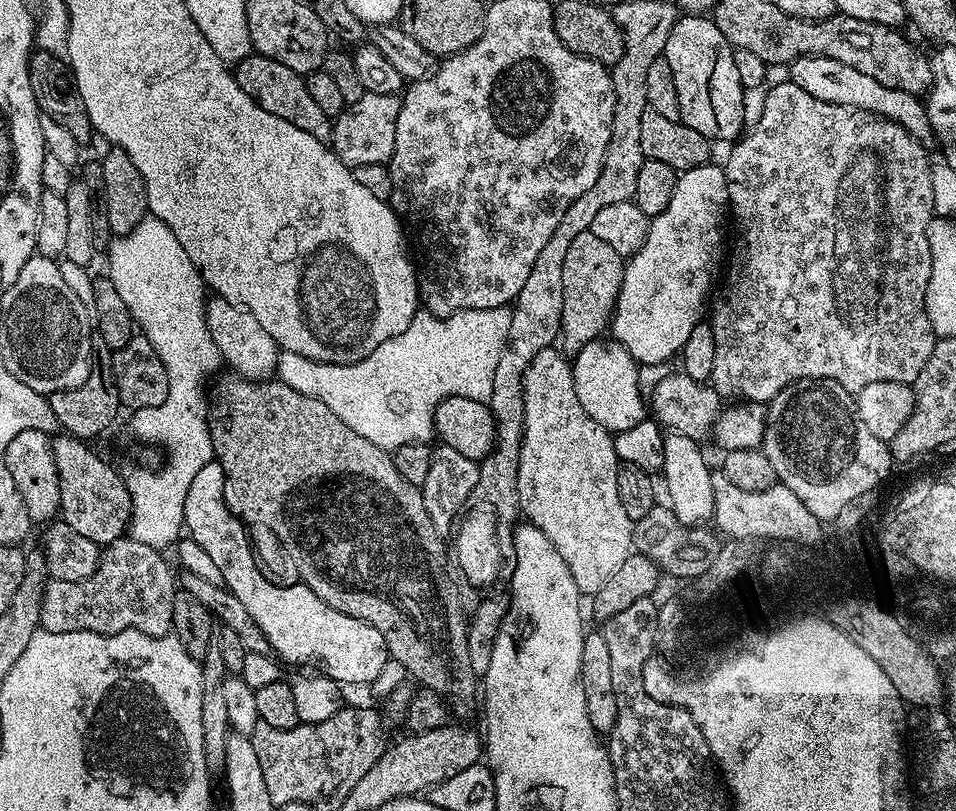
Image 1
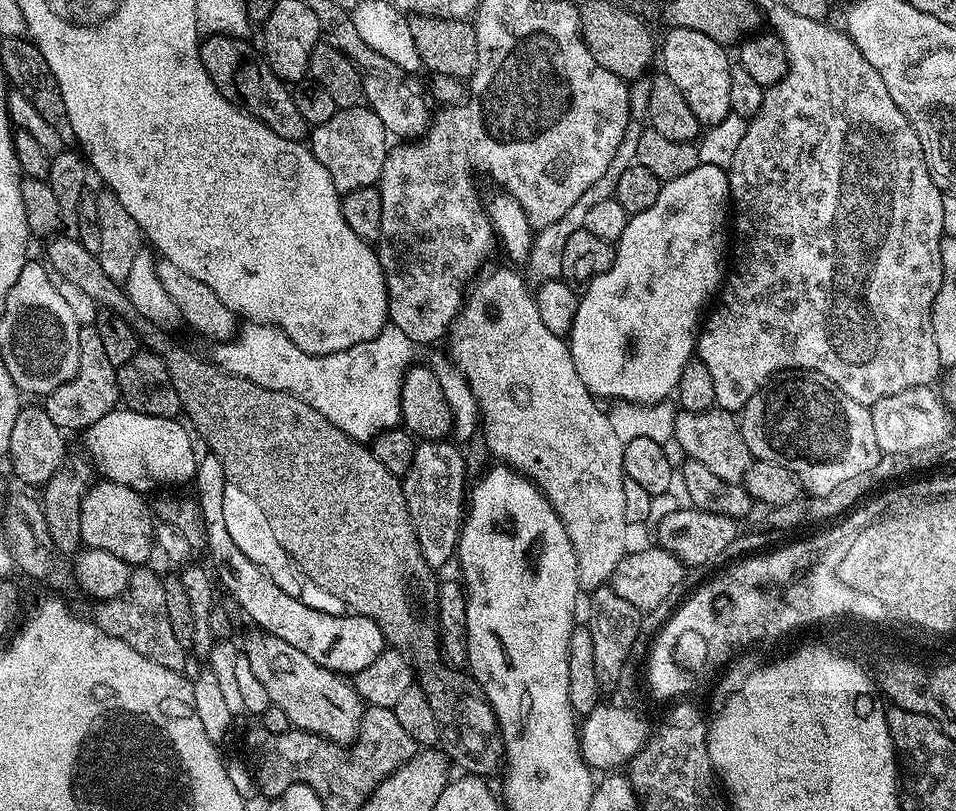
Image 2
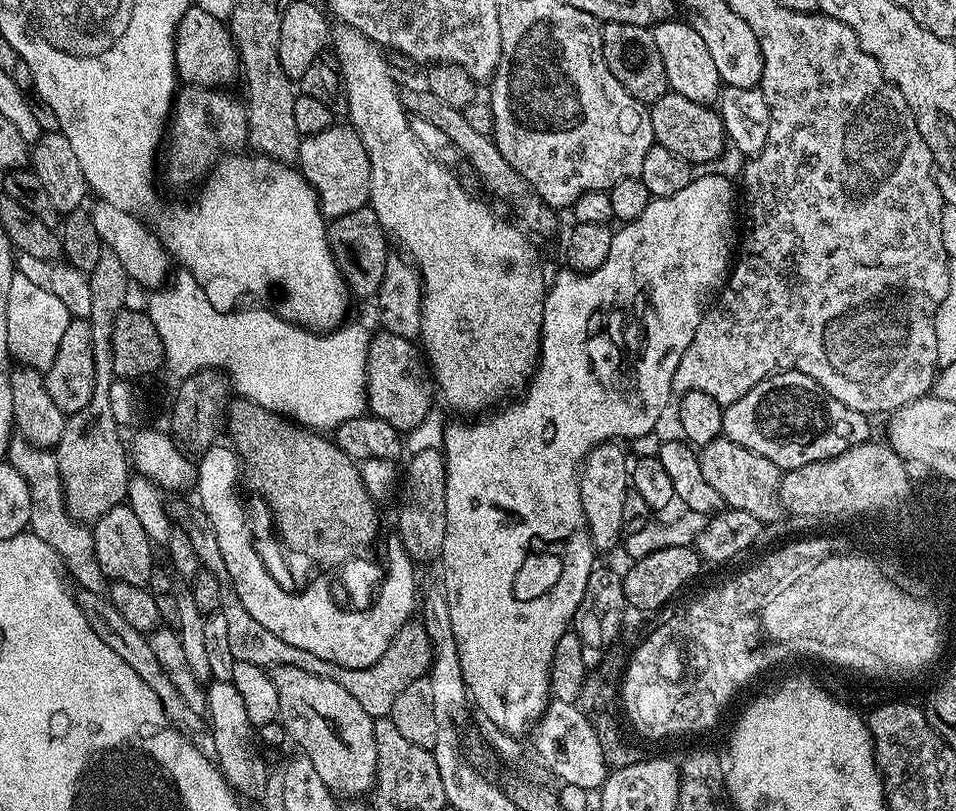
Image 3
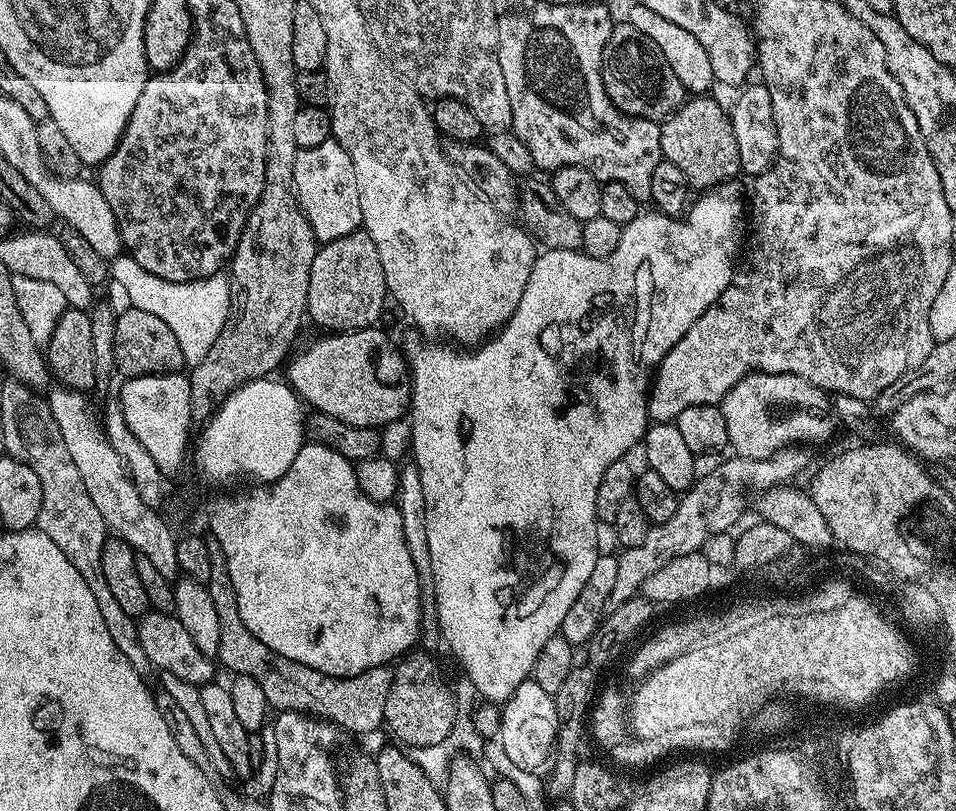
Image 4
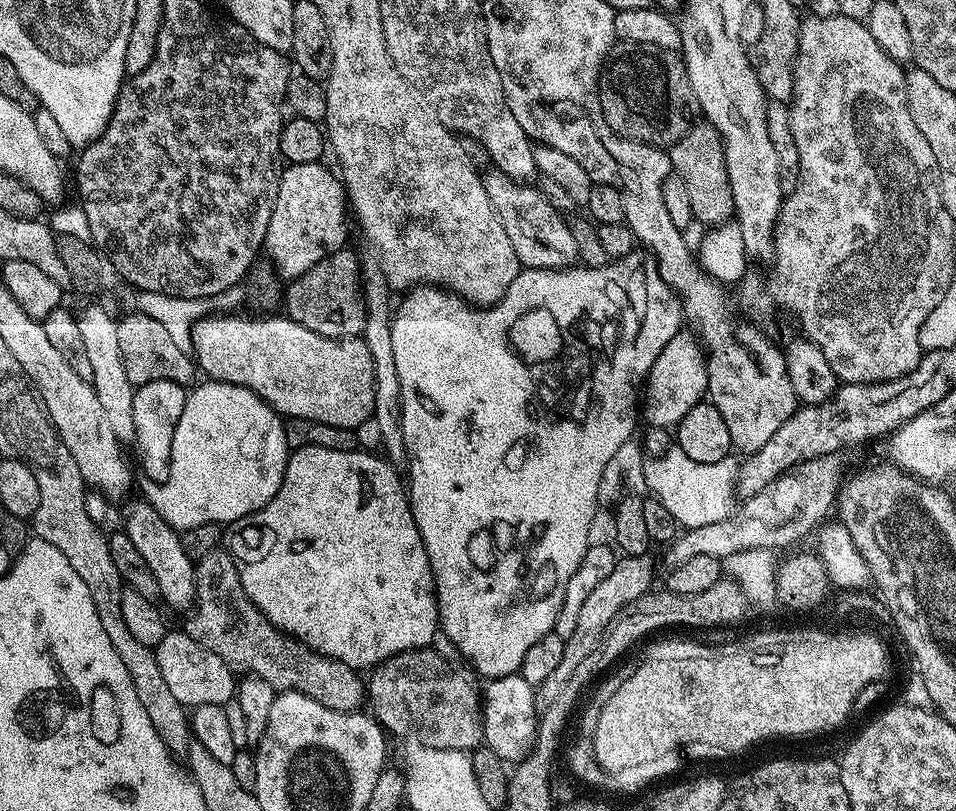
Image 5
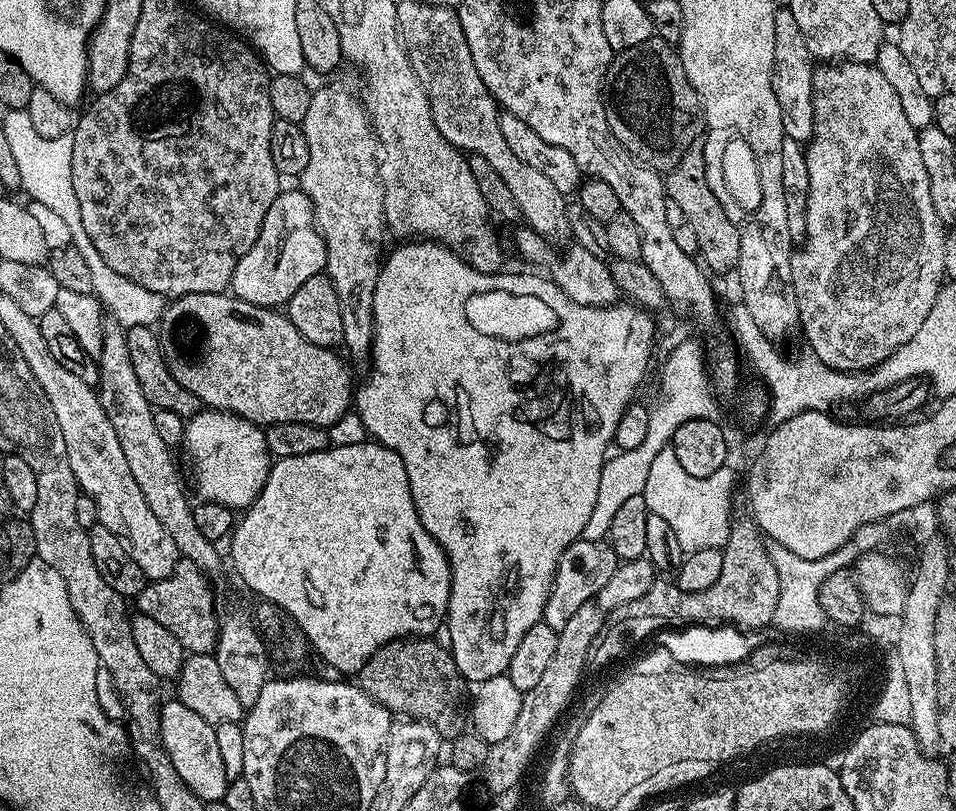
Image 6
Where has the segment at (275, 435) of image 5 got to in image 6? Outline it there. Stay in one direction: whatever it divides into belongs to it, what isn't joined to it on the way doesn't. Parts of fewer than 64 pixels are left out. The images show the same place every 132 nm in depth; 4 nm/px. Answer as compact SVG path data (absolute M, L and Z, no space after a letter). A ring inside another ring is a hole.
M206 408L185 423L182 444L194 465L194 484L203 501L246 510L260 496L269 476L272 455L259 425L236 413Z

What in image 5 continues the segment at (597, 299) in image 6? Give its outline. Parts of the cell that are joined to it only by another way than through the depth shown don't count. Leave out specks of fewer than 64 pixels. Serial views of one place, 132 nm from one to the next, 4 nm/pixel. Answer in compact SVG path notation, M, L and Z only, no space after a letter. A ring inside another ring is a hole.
M488 170L482 176L486 186L486 194L490 194L490 202L510 237L510 246L514 246L514 254L518 254L521 265L524 268L570 268L577 263L578 247L571 234L569 221L553 206L546 202L539 187L531 186L529 183L520 183L512 180L504 172Z

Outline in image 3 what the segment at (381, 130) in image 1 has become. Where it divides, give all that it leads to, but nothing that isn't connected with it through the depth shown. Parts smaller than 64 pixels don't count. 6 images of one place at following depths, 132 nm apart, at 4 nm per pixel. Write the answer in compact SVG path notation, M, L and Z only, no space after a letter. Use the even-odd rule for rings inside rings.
M333 123L331 128L313 136L305 136L300 142L299 171L308 179L308 185L320 199L320 212L326 218L350 214L350 210L363 208L369 203L370 158L362 140L347 123Z

